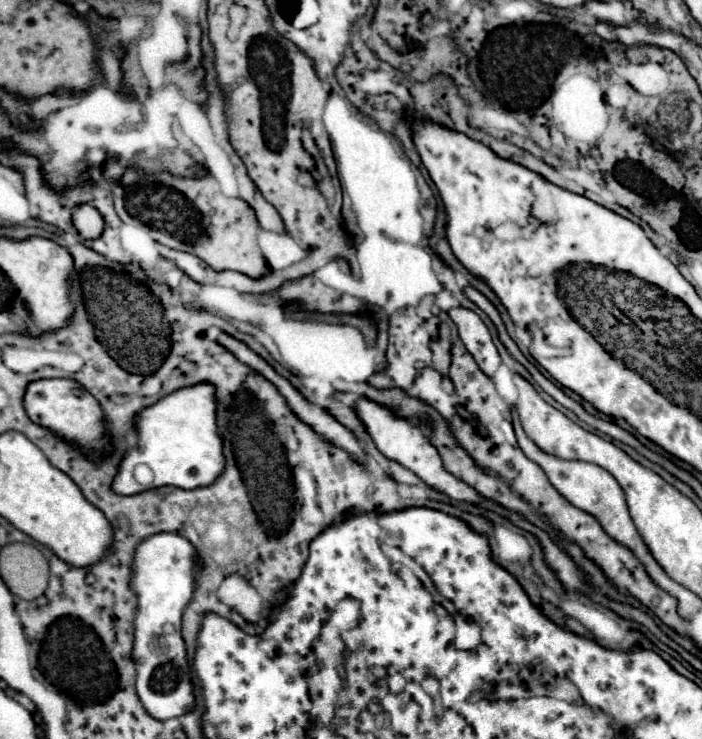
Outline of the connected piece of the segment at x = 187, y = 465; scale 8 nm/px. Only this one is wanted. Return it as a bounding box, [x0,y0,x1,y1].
[112,384,226,496]

